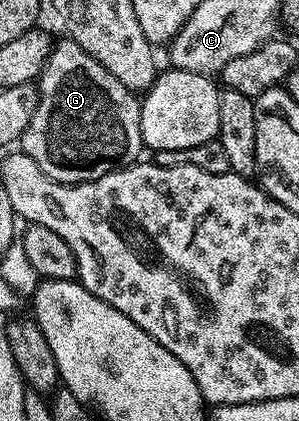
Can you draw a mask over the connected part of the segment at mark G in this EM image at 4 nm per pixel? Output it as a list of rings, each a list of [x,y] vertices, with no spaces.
[[[70,39],[56,40],[51,47],[43,69],[37,78],[37,100],[31,111],[29,127],[25,127],[21,138],[21,149],[49,175],[49,179],[60,181],[66,185],[76,185],[82,181],[101,179],[101,175],[112,173],[115,169],[123,169],[127,165],[136,164],[140,160],[139,152],[144,152],[145,146],[141,139],[140,98],[129,92],[125,83],[120,83],[116,77],[89,51]]]

